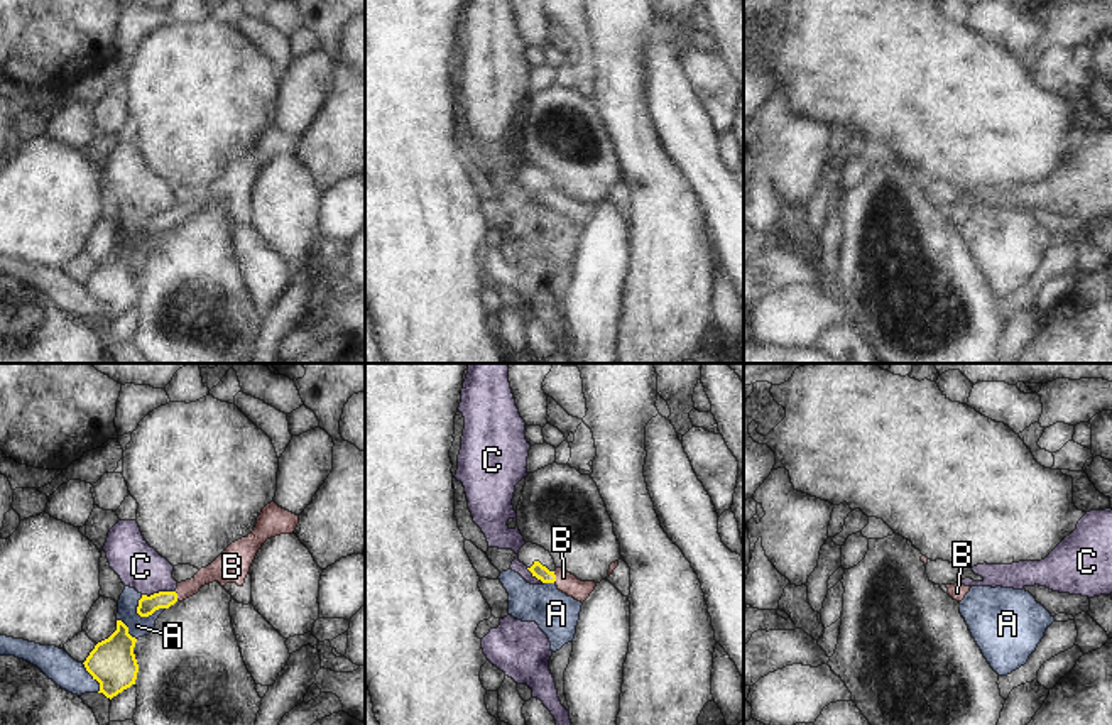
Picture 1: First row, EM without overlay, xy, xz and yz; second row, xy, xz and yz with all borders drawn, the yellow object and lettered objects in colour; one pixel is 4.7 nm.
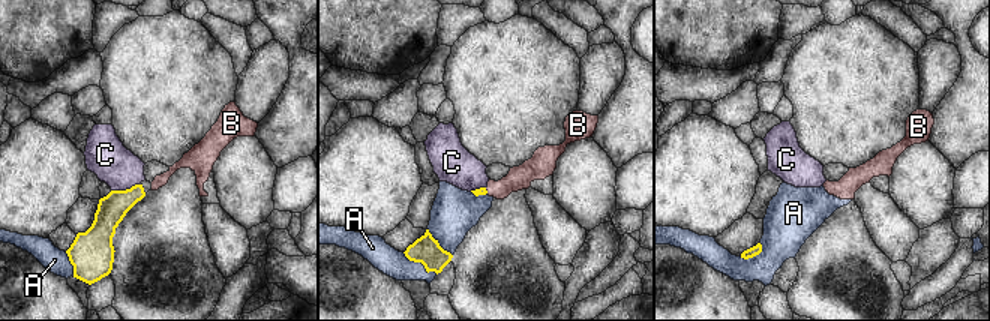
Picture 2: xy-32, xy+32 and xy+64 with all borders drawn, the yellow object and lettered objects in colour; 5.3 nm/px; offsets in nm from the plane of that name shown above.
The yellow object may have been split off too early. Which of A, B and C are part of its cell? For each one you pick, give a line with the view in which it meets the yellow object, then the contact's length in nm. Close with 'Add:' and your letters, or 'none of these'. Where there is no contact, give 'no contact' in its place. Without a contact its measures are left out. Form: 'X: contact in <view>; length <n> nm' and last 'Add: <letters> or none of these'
B: contact in xz; length 60 nm
Add: B

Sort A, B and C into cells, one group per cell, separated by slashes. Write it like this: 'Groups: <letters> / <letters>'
Groups: A / B / C

